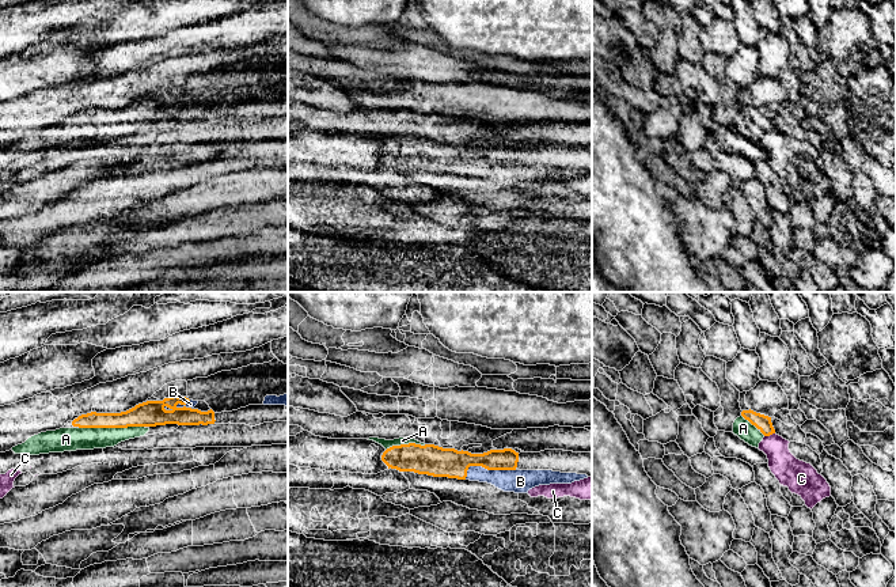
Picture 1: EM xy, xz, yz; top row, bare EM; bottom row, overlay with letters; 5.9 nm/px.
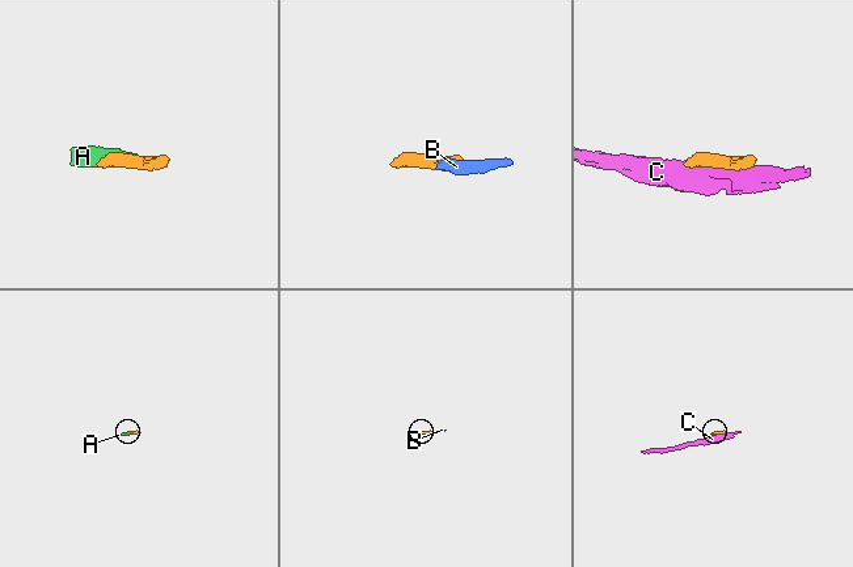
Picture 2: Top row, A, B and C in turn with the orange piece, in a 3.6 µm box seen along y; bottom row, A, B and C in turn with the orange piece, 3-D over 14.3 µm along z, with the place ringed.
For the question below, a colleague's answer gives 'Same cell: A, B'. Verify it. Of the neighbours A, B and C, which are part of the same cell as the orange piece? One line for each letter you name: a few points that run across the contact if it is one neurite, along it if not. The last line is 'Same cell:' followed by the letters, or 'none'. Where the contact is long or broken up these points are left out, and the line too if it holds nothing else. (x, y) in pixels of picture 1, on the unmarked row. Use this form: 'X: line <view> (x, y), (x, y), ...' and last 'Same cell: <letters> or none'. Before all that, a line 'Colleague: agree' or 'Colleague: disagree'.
Colleague: agree
A: line xy (151, 109), (112, 122), (72, 135)
Same cell: A, B

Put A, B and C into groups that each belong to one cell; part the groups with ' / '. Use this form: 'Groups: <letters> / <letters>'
Groups: A B / C

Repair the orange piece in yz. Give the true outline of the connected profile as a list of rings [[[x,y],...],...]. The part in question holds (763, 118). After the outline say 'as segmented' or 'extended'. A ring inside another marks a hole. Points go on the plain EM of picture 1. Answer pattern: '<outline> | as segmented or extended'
[[[743,106],[733,118],[733,129],[752,143],[759,143],[764,132],[775,129],[771,113],[753,106]]] | extended

